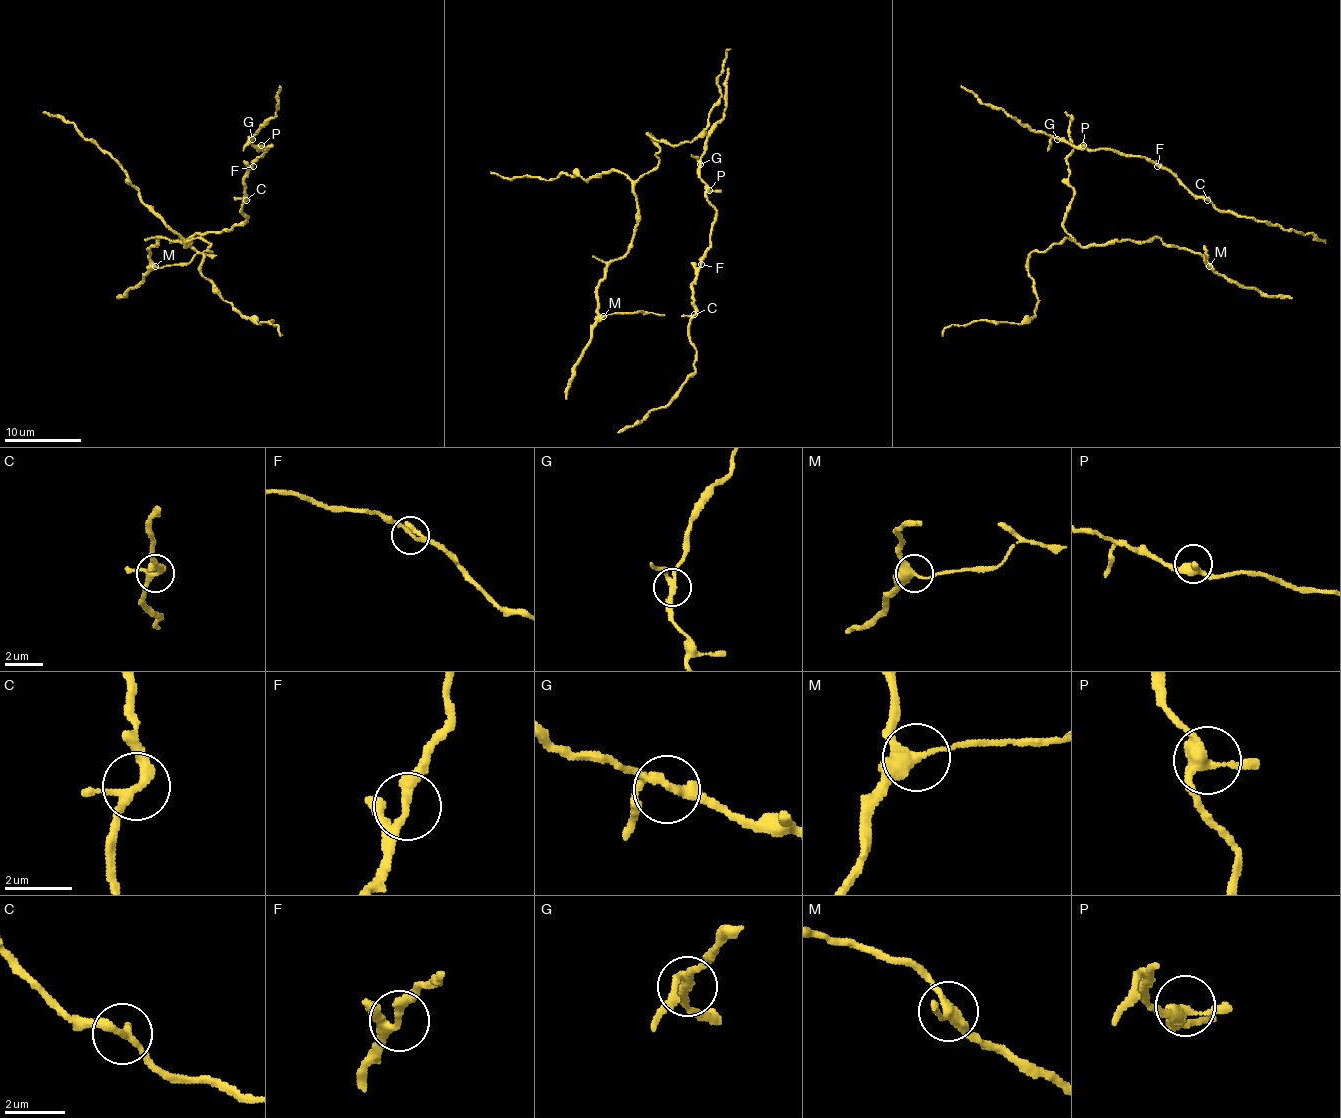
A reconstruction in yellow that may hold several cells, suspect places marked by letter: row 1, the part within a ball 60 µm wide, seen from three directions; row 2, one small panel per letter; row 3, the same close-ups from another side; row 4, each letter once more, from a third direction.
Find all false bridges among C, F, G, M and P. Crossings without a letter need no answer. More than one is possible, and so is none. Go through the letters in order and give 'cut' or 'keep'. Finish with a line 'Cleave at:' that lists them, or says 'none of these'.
C: keep
F: keep
G: keep
M: cut
P: keep
Cleave at: M

